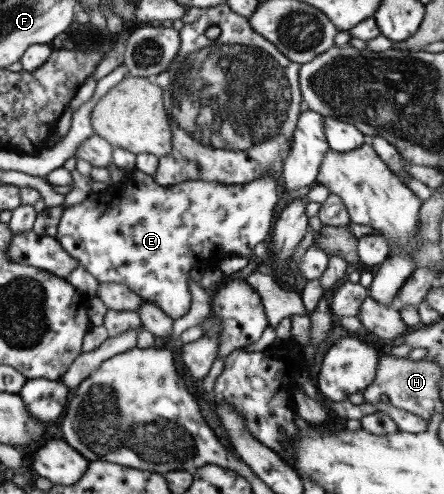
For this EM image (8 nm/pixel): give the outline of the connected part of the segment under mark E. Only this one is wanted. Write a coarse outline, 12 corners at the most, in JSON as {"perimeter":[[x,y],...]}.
{"perimeter":[[133,173],[54,238],[99,283],[188,312],[201,260],[250,257],[278,190]]}

